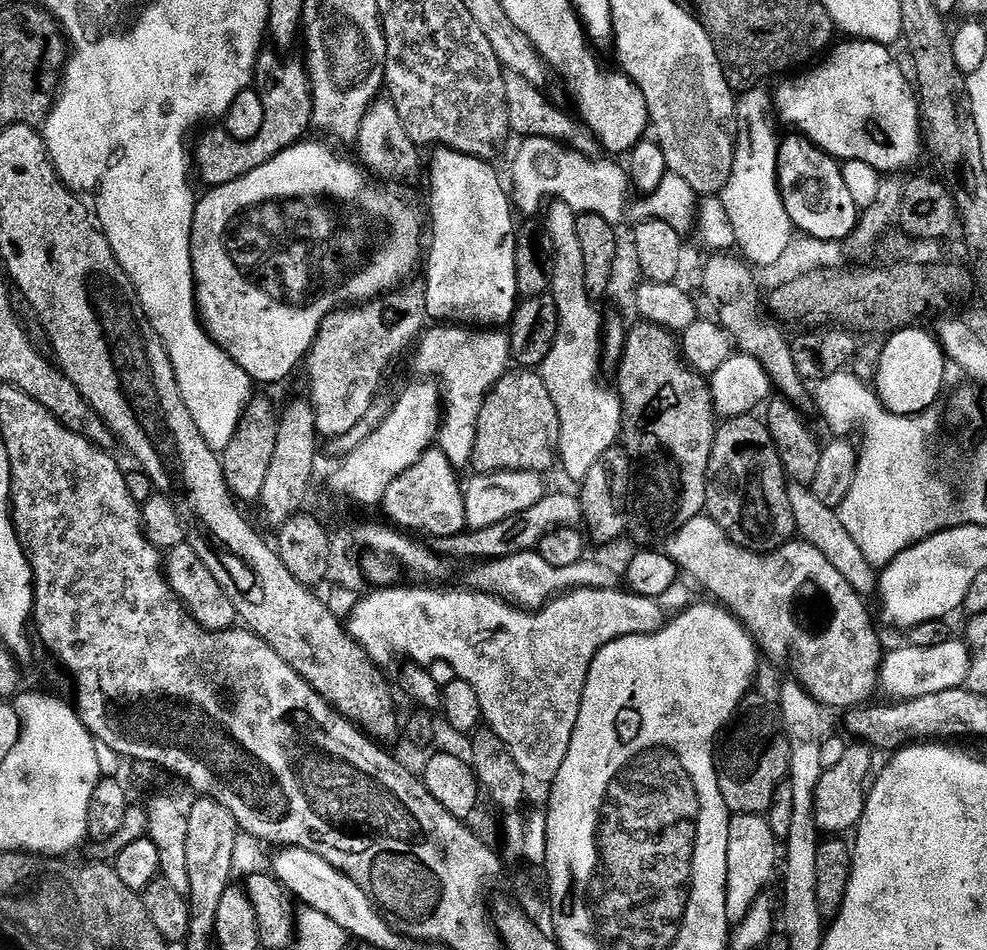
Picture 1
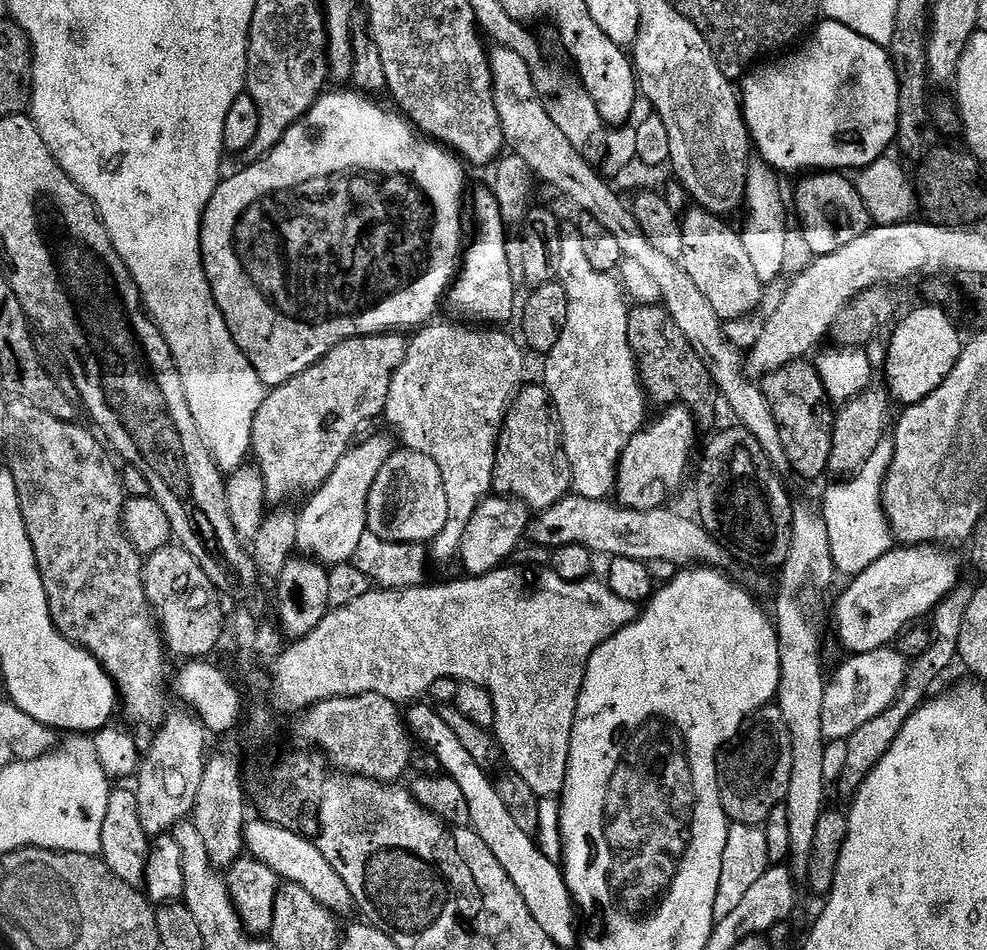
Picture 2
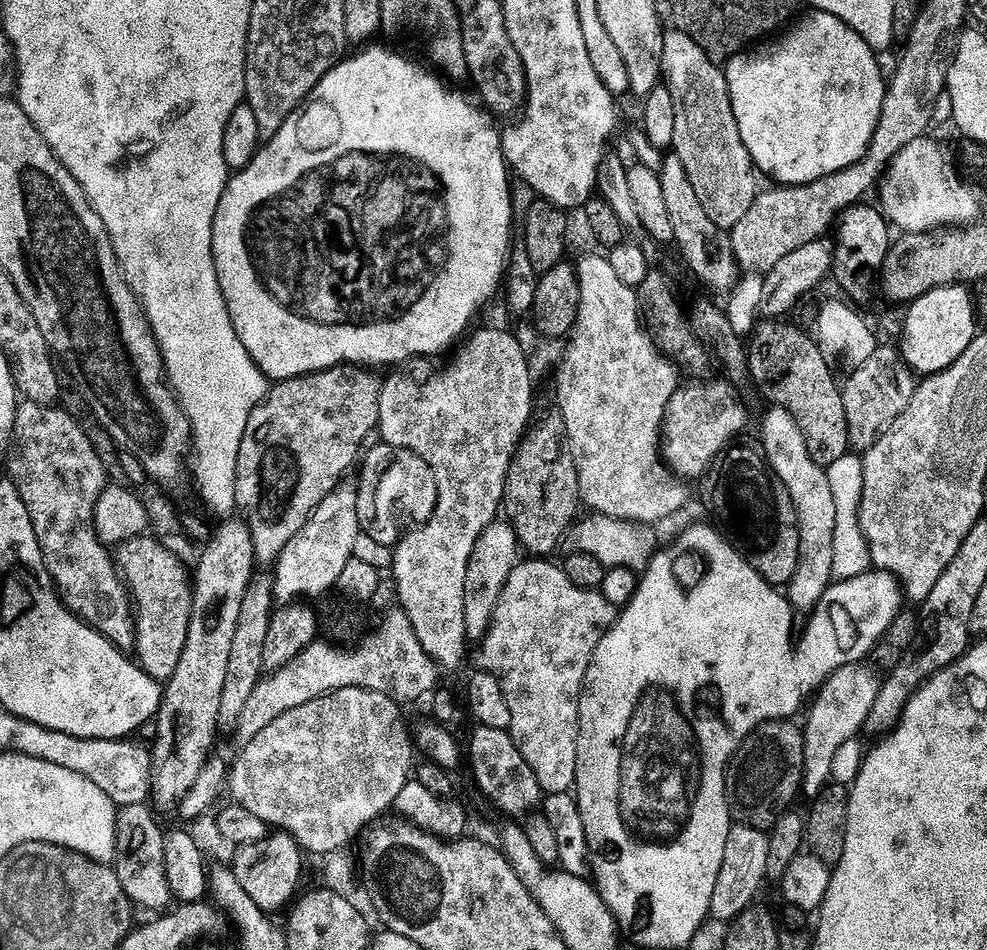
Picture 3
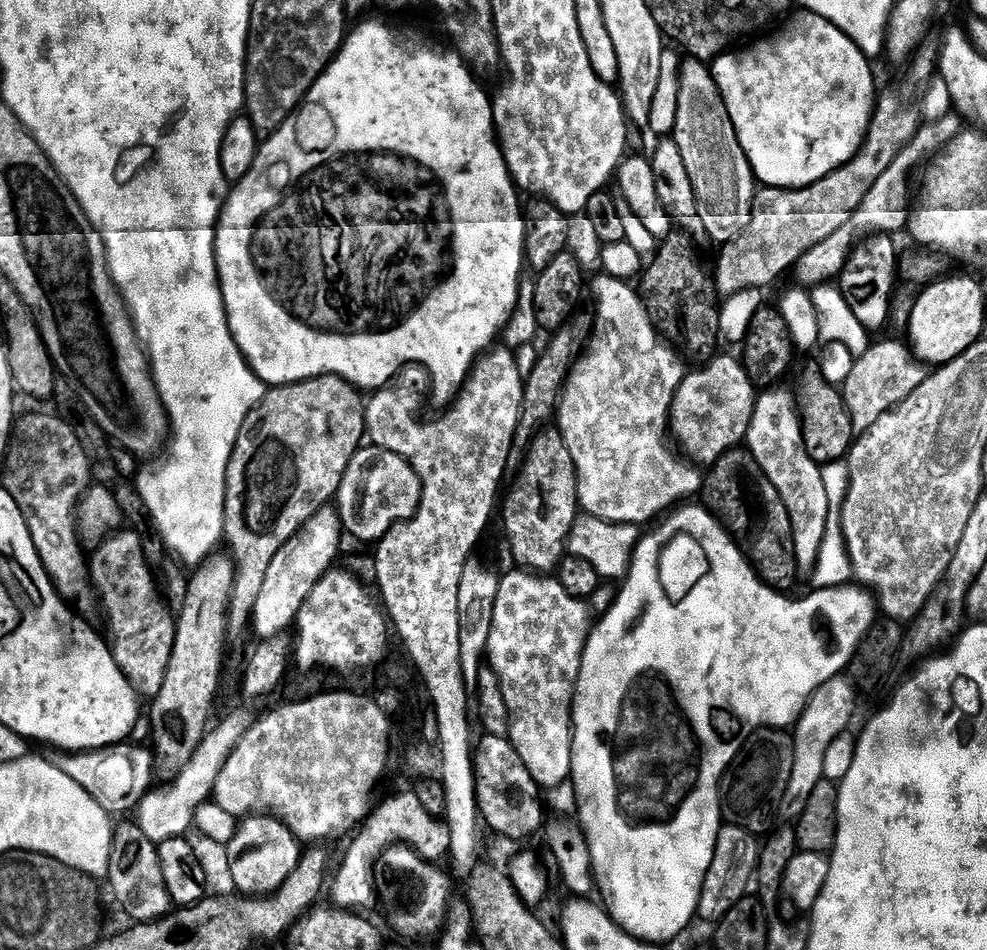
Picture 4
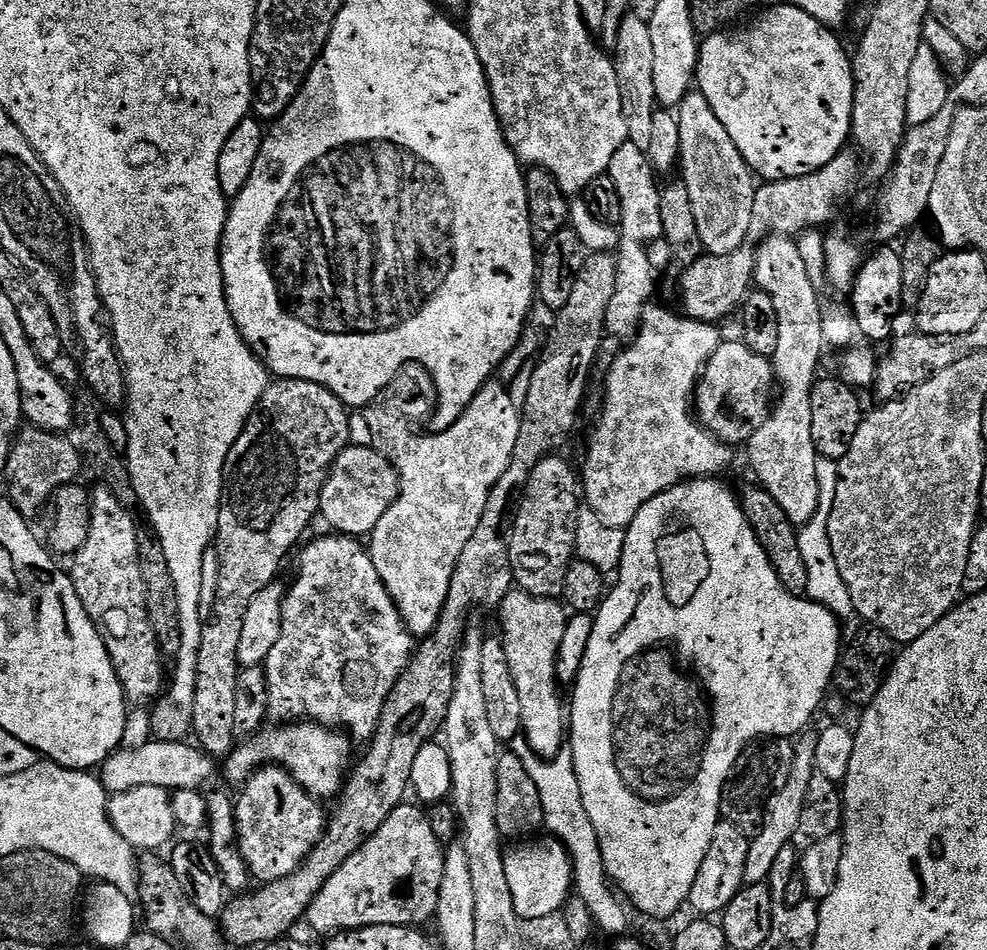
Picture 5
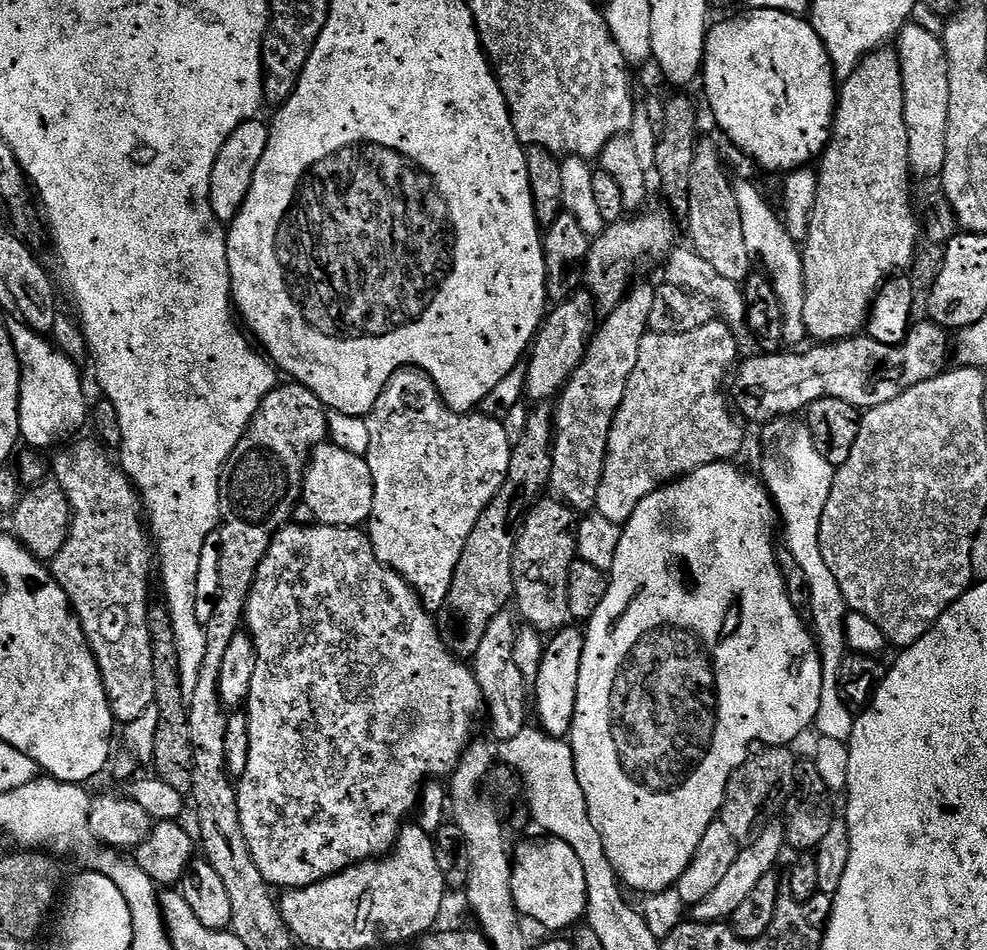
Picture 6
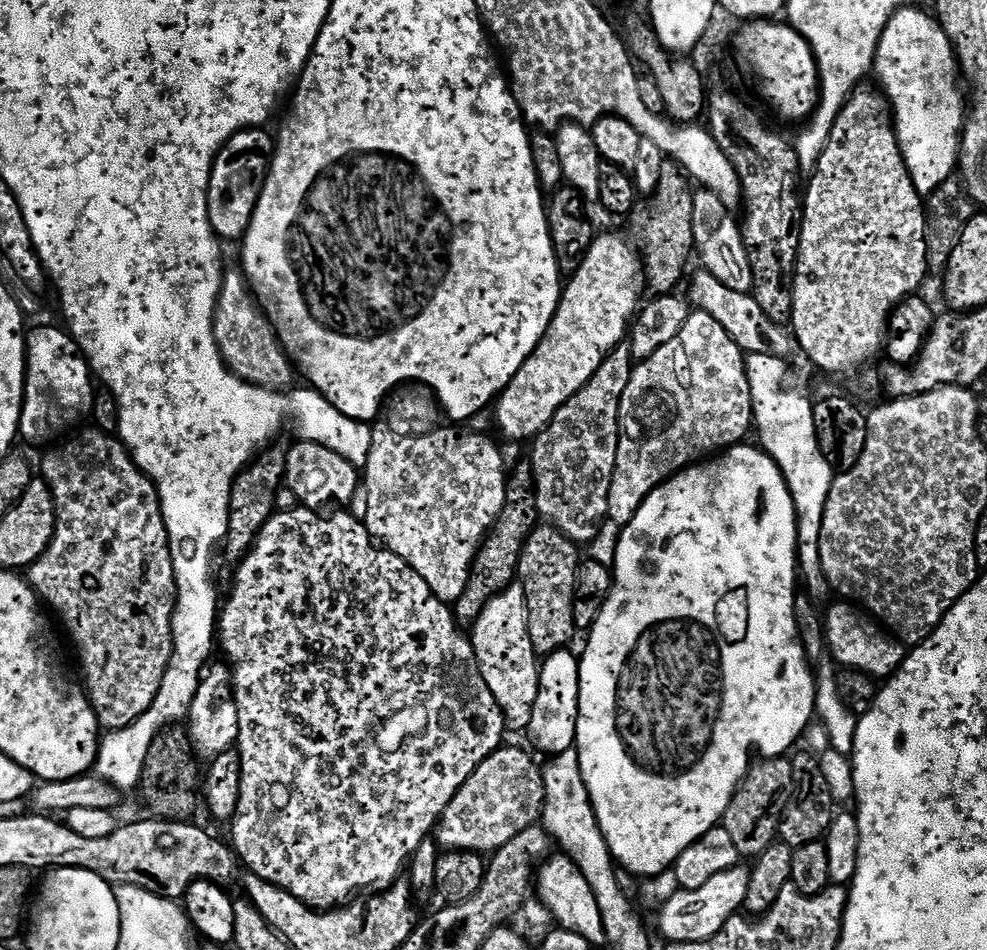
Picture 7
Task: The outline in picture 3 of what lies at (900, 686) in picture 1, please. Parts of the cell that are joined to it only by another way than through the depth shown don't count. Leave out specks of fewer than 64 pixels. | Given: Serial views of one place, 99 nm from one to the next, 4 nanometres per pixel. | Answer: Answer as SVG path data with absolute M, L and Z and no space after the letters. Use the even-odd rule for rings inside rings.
M848 664L840 667L828 677L817 691L817 698L804 726L804 780L803 793L810 798L820 795L831 779L832 760L836 752L847 741L855 739L858 733L871 719L873 706L880 692L881 679L871 667L860 664Z

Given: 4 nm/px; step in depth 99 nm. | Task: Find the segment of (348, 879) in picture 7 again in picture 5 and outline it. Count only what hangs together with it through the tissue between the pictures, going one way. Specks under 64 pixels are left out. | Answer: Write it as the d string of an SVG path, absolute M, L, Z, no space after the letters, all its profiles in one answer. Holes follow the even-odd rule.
M339 534L327 535L322 537L321 540L314 541L313 544L305 543L299 549L299 552L301 551L300 569L296 572L296 581L293 582L292 588L290 584L290 587L287 589L284 603L281 606L281 637L278 638L278 642L274 645L274 650L270 651L268 659L262 665L266 674L266 682L268 683L268 693L270 694L268 714L276 722L300 722L305 720L313 721L335 730L347 730L353 737L361 736L364 742L368 742L371 741L372 735L376 733L376 723L382 714L382 706L386 702L390 690L394 690L398 678L412 660L414 637L408 631L408 627L404 625L398 606L390 598L382 578L378 578L378 570L374 570L371 551L365 545L363 548L360 545L363 543L359 539ZM279 766L261 767L243 785L244 793L235 797L236 823L239 828L238 847L248 863L248 871L260 882L286 878L300 867L313 847L323 836L326 812L320 809L321 801L311 796L288 771ZM284 808L284 812L276 812ZM280 820L288 824L288 832L268 832L268 824Z

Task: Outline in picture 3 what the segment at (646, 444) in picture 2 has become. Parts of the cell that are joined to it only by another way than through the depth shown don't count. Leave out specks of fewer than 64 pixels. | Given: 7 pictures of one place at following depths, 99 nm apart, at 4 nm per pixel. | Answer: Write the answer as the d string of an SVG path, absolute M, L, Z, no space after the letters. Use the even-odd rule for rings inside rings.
M727 379L709 384L677 387L664 411L662 460L681 481L696 480L733 443L732 440L748 424L748 412L740 396Z

